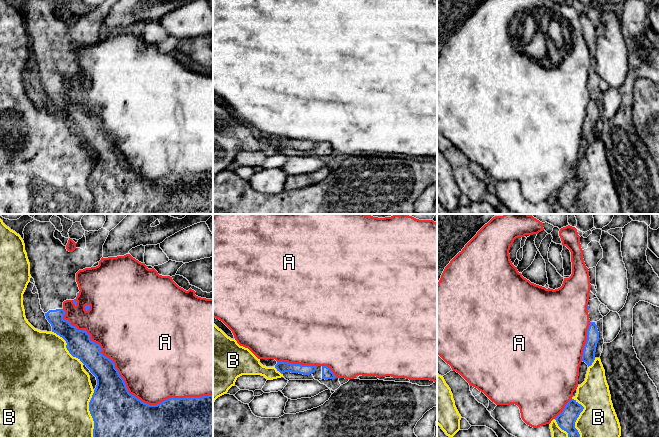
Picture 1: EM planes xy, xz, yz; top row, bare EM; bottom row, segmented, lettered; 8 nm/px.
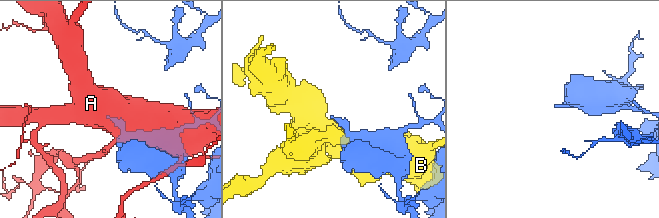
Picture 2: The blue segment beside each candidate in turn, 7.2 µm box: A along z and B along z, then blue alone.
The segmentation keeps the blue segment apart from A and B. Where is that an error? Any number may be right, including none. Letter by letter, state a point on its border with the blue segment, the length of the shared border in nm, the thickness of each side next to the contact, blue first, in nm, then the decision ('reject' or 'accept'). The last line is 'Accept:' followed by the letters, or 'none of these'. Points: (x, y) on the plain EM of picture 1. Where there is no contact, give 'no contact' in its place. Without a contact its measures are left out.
A: xy (125, 161) | 1400 nm | 400/480 nm | reject
B: xy (90, 189) | 380 nm | 440/500 nm | reject
Accept: none of these

